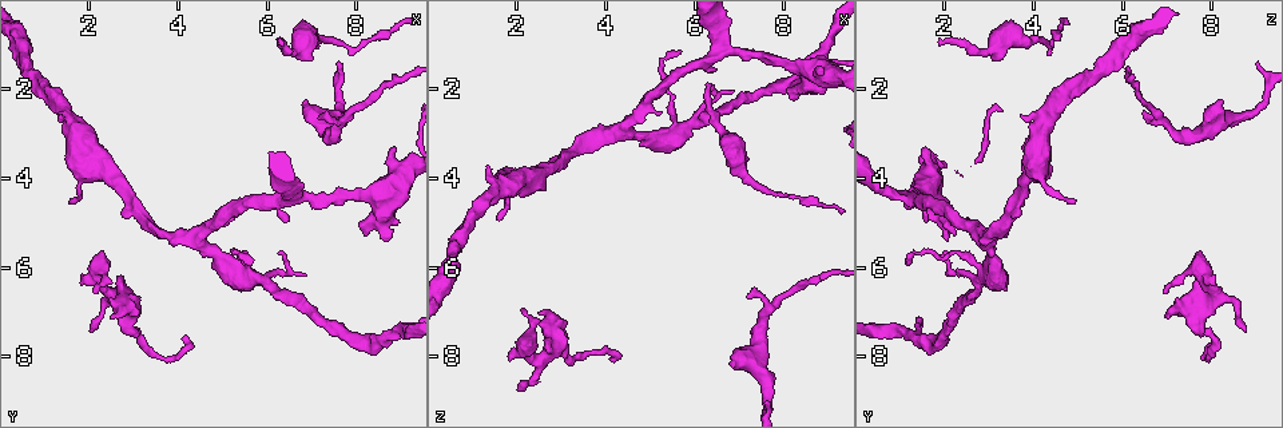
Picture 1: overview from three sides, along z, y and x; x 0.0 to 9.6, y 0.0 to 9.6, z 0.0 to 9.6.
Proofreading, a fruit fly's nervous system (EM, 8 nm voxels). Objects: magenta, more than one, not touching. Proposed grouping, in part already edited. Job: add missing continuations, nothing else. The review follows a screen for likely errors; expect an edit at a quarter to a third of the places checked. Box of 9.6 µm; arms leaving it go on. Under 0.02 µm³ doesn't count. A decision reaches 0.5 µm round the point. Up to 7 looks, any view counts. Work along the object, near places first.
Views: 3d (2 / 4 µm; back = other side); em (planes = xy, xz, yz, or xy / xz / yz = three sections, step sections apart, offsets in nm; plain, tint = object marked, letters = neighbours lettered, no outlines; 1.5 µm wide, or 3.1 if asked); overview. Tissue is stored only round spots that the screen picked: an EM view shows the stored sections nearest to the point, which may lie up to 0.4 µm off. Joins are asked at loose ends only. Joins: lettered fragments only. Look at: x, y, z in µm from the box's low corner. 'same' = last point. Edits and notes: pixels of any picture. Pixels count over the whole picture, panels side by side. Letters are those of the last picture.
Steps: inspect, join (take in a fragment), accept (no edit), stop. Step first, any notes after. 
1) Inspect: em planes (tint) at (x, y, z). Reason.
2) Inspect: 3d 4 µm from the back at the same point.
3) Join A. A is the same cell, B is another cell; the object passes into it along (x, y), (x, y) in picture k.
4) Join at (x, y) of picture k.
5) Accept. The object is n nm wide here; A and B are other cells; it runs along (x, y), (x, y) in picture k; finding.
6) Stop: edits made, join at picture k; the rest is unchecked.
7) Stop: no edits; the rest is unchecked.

Inspect: 3d 4 µm at (7.15, 2.60, 6.65). An open end.

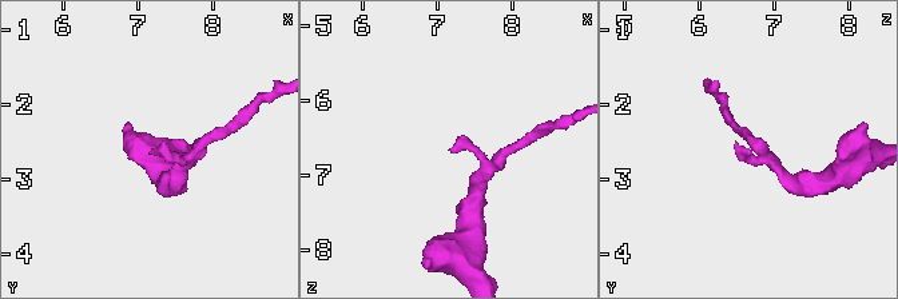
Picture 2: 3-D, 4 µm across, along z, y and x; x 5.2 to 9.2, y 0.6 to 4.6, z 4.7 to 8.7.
Inspect: em planes (plain) at (7.15, 2.60, 6.70). The arms are 170, 220 nm wide; need the tissue.

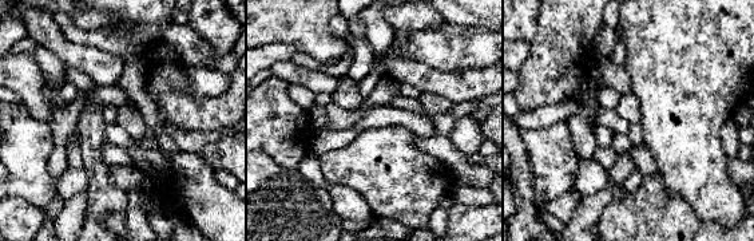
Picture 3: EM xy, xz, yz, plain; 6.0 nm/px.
Inspect: em planes (letters) at the same point.

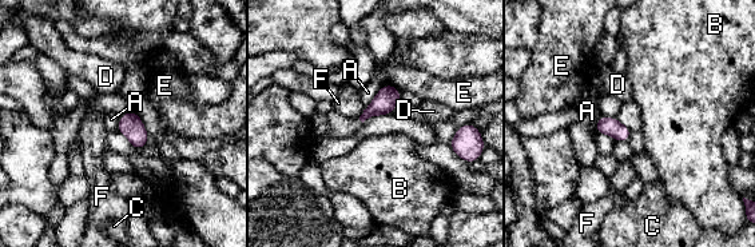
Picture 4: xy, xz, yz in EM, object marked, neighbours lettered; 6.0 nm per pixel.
Accept. A, B, C, D, E and F are other cells; a border runs along (365, 107), (358, 116) in picture 4; no lettered fragment goes on from it.

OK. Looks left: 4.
Inspect: 3d 4 µm at (1.80, 6.45, 8.10). Branch stops here.

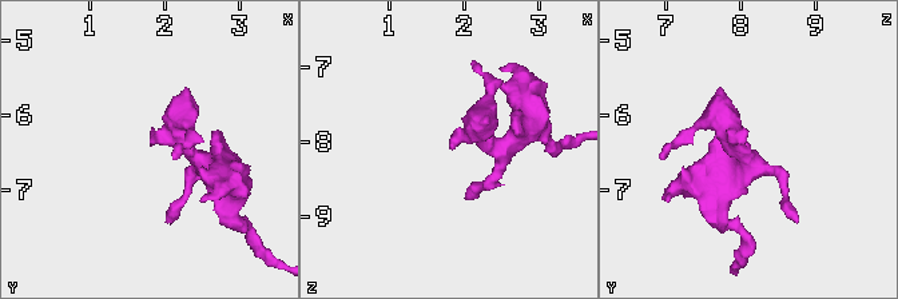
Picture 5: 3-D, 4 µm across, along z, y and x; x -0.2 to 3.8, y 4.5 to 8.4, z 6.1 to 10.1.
Inspect: em yz step 4 (letters) at (1.85, 6.40, 8.10). The arms are 240, 300 nm wide.

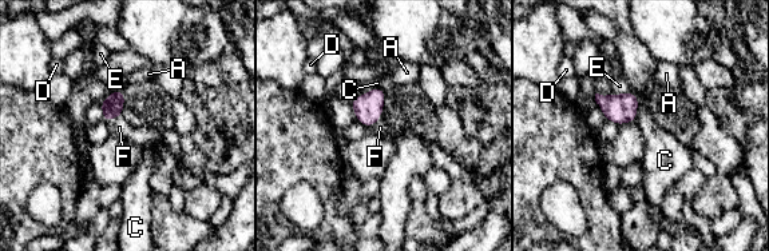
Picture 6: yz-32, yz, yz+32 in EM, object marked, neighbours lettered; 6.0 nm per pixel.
Inspect: em planes (letters) at the same point. Another direction.

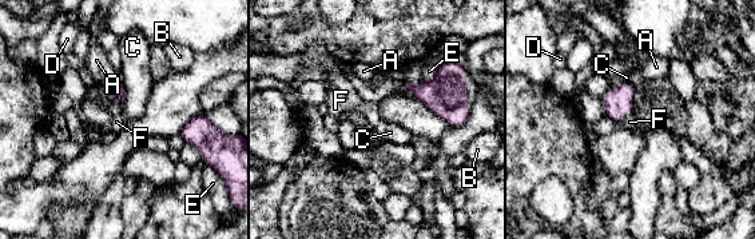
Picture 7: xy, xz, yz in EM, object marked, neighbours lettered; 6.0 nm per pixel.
Join F. F is the same cell, A, B, C, D and E are other cells; the object passes into it along (618, 102), (623, 119), (630, 122) in picture 7; it goes on there.

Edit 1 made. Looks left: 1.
Inspect: em planes (letters) at (8.85, 3.30, 1.40). An open end.

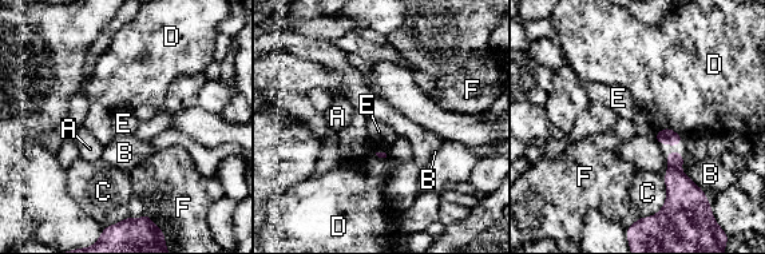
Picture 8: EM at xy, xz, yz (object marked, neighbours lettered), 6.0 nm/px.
Accept. A, B, C, D, E and F are other cells; a border runs along (657, 131), (653, 137) in picture 8; no lettered fragment goes on from it.

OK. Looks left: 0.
Stop: edits made, join at picture 7; the rest is unchecked.

